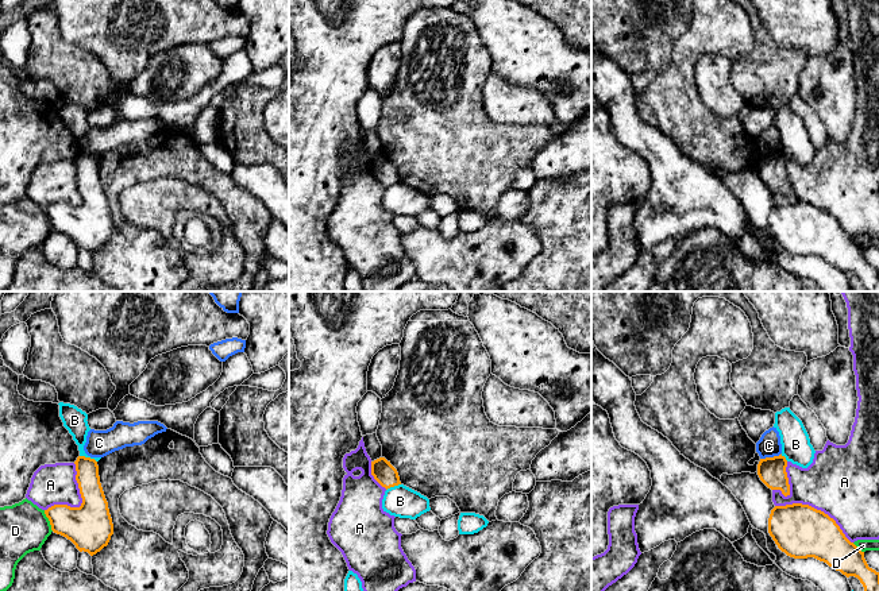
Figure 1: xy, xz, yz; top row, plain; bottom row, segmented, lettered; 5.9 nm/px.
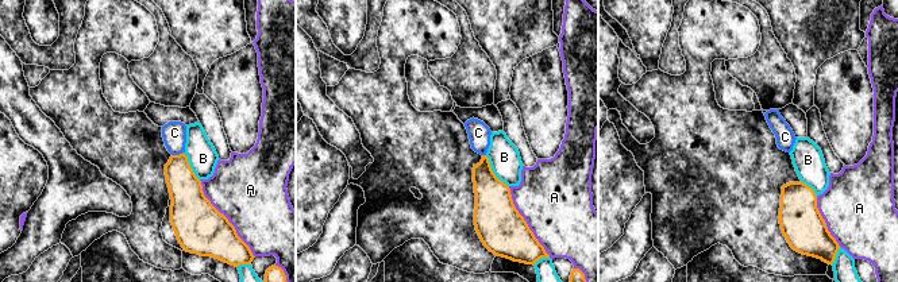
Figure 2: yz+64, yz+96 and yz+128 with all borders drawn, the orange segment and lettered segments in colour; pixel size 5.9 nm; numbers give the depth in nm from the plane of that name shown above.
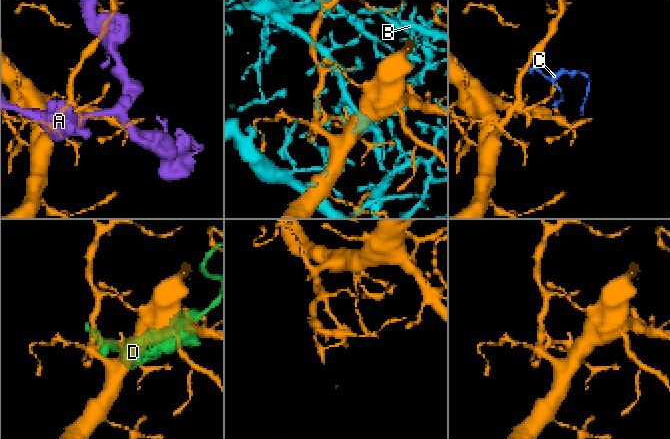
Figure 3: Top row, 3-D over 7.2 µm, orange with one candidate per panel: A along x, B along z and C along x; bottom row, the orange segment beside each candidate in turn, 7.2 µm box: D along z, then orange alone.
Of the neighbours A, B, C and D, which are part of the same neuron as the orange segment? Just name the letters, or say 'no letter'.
no letter

